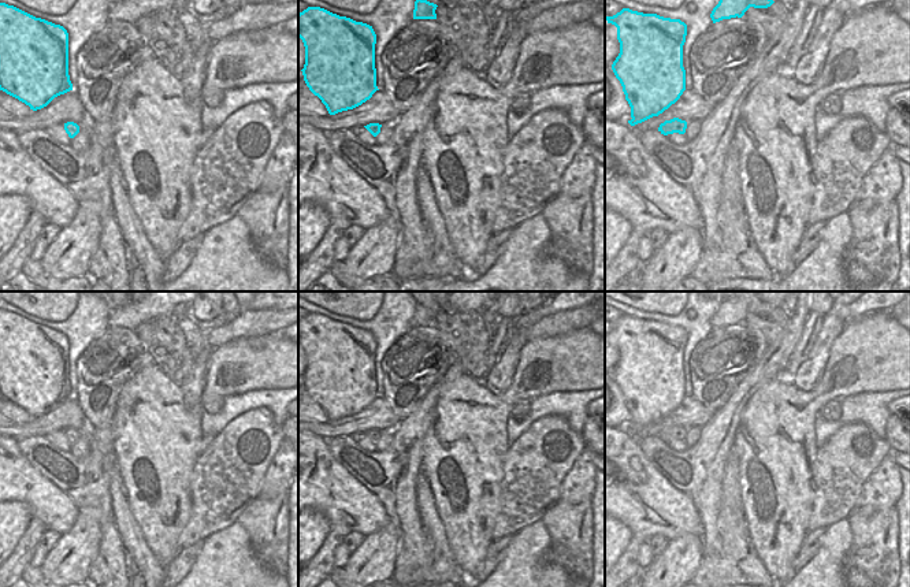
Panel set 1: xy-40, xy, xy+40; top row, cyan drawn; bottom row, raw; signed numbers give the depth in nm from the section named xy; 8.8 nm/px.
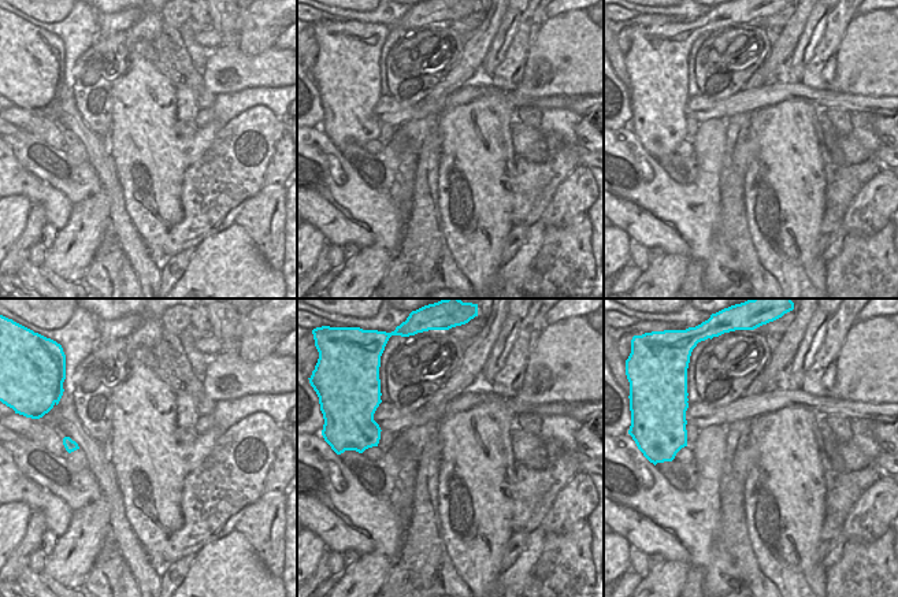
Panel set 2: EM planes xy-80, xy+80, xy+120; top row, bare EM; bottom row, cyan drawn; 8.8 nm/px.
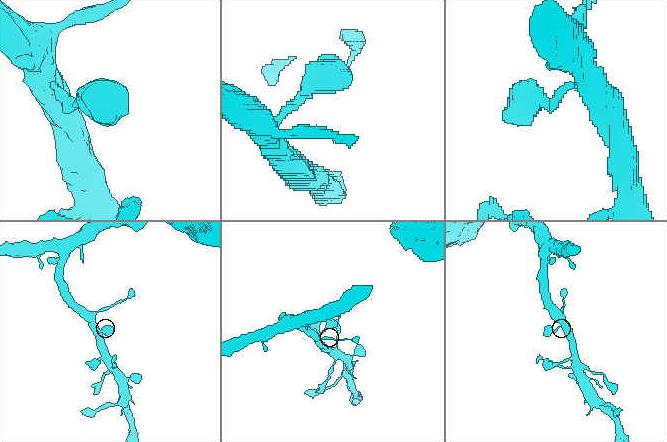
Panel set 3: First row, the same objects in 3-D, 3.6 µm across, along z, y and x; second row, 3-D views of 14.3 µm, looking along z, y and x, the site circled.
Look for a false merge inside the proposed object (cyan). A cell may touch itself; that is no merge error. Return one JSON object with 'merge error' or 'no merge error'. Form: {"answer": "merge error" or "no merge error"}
{"answer": "no merge error"}

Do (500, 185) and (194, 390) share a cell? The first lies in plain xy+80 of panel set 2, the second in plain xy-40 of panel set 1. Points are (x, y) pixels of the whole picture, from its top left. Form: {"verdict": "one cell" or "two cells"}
{"verdict": "two cells"}

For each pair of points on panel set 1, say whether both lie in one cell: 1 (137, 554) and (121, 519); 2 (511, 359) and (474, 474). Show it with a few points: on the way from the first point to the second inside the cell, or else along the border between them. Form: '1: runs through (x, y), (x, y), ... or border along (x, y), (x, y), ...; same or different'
1: runs through (136, 546), (127, 527); same
2: border along (517, 366), (505, 390), (493, 394), (485, 386); different

